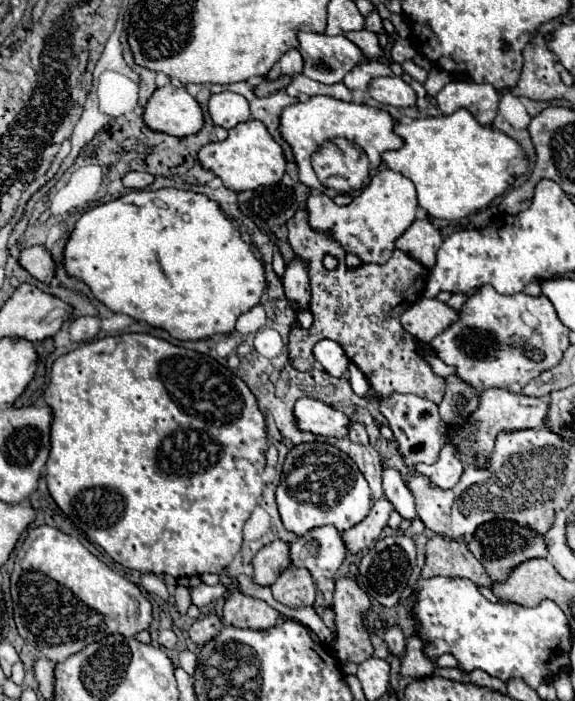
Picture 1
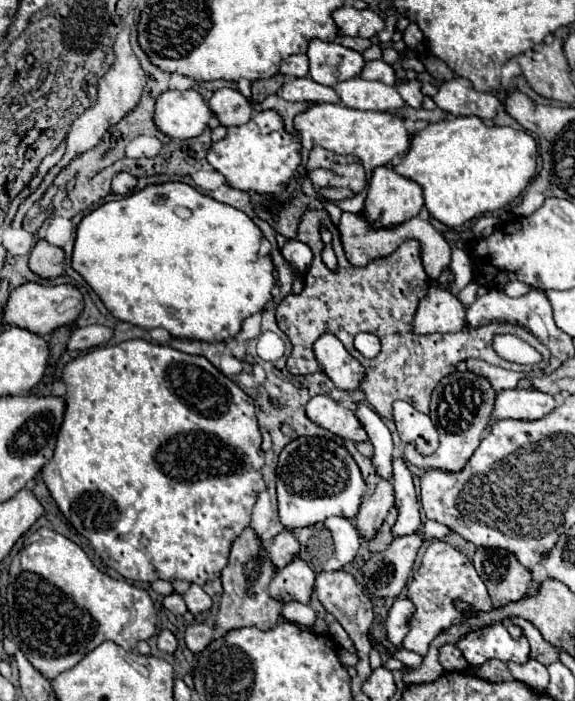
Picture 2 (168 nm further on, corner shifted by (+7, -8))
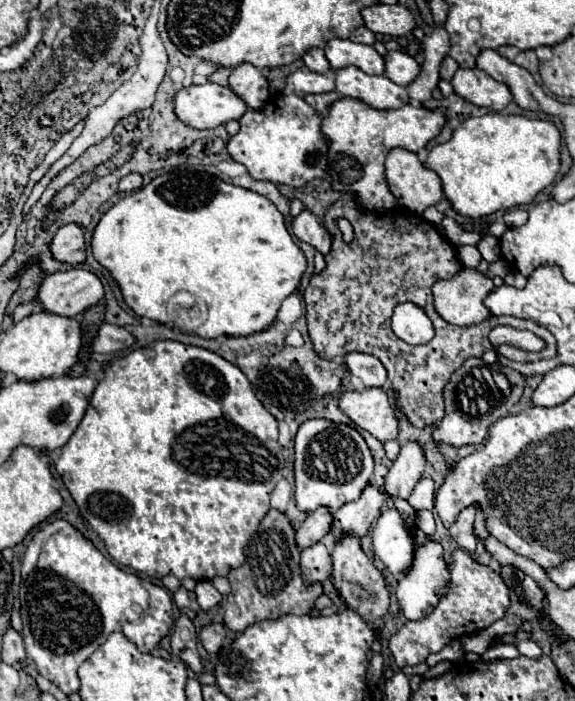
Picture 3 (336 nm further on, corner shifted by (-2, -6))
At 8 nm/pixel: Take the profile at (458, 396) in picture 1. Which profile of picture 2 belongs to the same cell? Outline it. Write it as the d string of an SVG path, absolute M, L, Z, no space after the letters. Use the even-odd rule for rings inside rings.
M454 372L444 376L432 392L430 402L430 418L440 434L440 446L434 454L422 456L414 446L406 446L404 454L410 464L420 468L436 468L448 472L460 472L464 464L470 460L474 450L480 444L480 438L490 426L490 412L494 410L496 390L484 376L474 376L474 372Z

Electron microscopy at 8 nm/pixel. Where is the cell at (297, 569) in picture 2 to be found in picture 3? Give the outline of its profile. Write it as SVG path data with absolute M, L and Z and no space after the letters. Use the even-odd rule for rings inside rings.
M321 542L301 552L301 576L305 584L323 582L329 574L331 574L331 556Z

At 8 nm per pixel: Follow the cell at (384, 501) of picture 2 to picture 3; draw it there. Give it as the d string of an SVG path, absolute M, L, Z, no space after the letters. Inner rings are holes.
M415 442L401 446L397 460L385 476L385 492L391 498L407 500L425 470L425 458Z

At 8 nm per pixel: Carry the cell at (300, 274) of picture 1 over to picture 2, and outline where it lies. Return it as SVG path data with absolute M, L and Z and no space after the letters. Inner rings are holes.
M292 238L292 240L288 240L288 242L284 244L282 254L284 254L284 258L286 258L288 262L294 264L294 268L296 268L298 274L306 274L306 270L310 268L310 262L312 262L312 258L314 258L310 246L308 246L308 244L302 244L302 242L296 240L296 238Z

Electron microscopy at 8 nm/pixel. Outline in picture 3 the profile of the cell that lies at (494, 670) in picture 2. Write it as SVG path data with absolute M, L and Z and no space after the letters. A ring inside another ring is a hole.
M499 644L499 646L489 646L483 654L481 654L481 660L483 662L491 662L491 660L505 660L505 658L509 658L509 660L513 660L513 658L517 658L519 656L519 652L517 652L517 648L511 644L511 646L507 646L507 644Z

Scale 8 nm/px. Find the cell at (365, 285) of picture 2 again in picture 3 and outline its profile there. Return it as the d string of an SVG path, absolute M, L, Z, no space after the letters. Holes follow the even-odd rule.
M343 194L323 216L323 226L331 234L331 252L325 256L325 270L315 274L303 292L307 308L307 330L313 342L313 350L319 354L319 358L333 360L335 356L343 356L347 352L367 352L377 356L389 374L387 378L397 394L397 406L413 426L423 428L443 420L441 390L447 384L447 378L467 358L479 358L485 350L493 348L487 336L495 326L503 324L531 330L547 344L541 352L523 352L513 346L499 346L497 354L509 360L537 362L557 356L557 342L553 334L531 320L491 316L477 326L461 328L439 318L433 310L431 286L441 278L451 278L461 268L455 258L455 250L443 240L435 226L425 222L421 216L403 210L401 206L387 212L365 212L369 210L359 208L351 194ZM339 216L353 224L355 236L351 244L341 240L341 232L335 226ZM401 302L413 302L425 310L435 328L431 342L423 346L411 346L391 332L391 314Z

